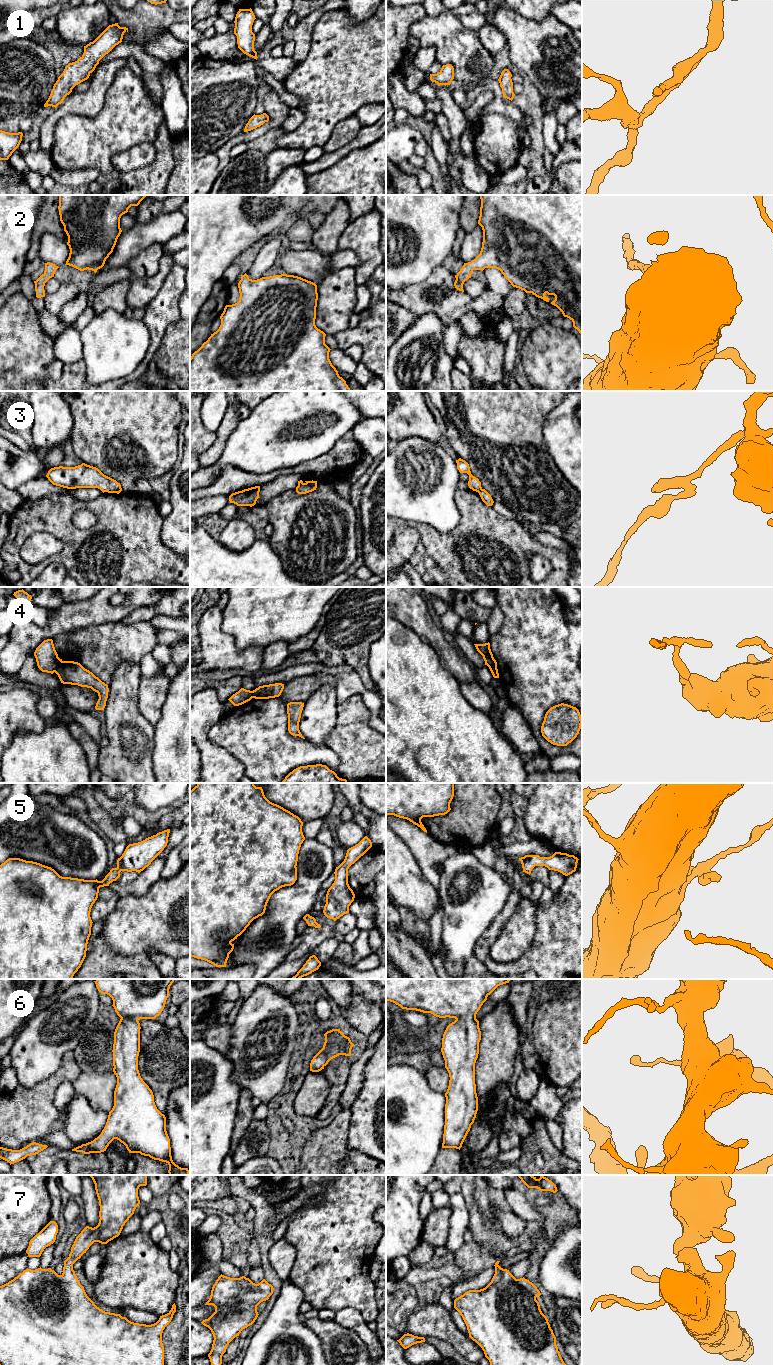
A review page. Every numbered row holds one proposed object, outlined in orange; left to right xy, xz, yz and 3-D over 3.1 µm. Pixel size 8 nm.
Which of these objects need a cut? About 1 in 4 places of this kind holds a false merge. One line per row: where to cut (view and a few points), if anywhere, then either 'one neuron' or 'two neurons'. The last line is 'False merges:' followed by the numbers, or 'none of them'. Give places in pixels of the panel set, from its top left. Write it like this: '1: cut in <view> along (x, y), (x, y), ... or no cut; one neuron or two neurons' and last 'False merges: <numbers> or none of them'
1: no cut; one neuron
2: no cut; one neuron
3: cut in yz along (481, 487), (477, 491); two neurons
4: cut in xy along (62, 661), (54, 671); two neurons
5: no cut; one neuron
6: no cut; one neuron
7: no cut; one neuron
False merges: 3, 4

